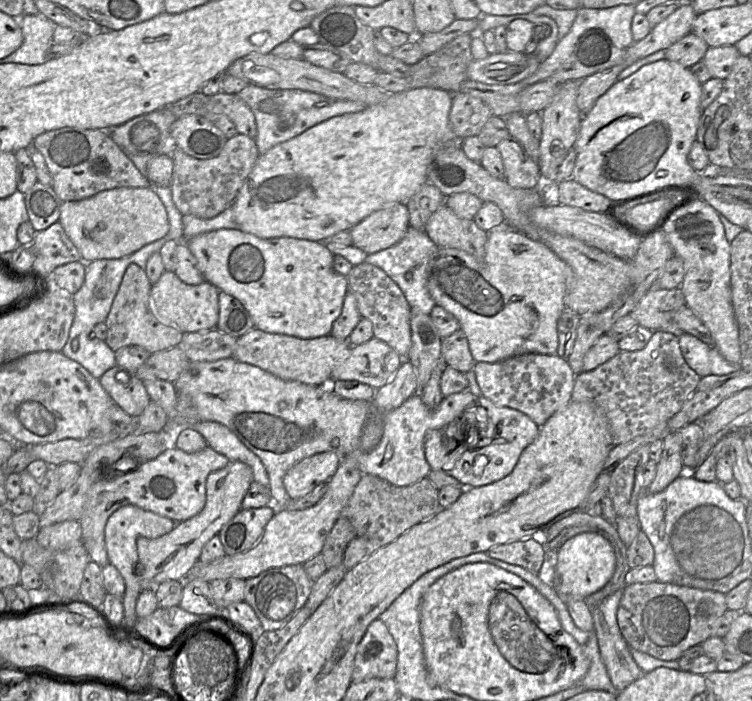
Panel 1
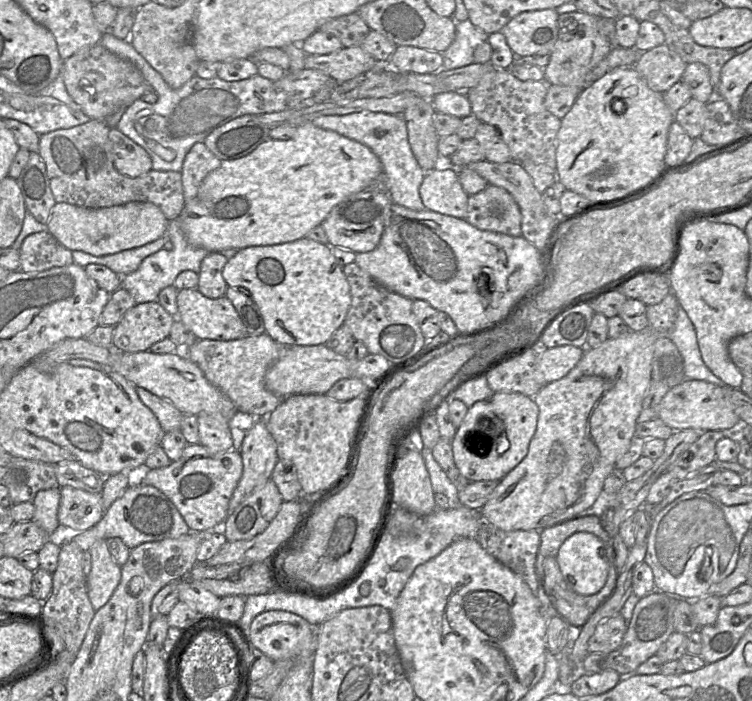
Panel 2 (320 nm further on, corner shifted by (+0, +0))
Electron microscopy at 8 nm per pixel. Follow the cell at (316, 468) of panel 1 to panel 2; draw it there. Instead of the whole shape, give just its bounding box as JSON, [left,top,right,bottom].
[266,394,362,495]

